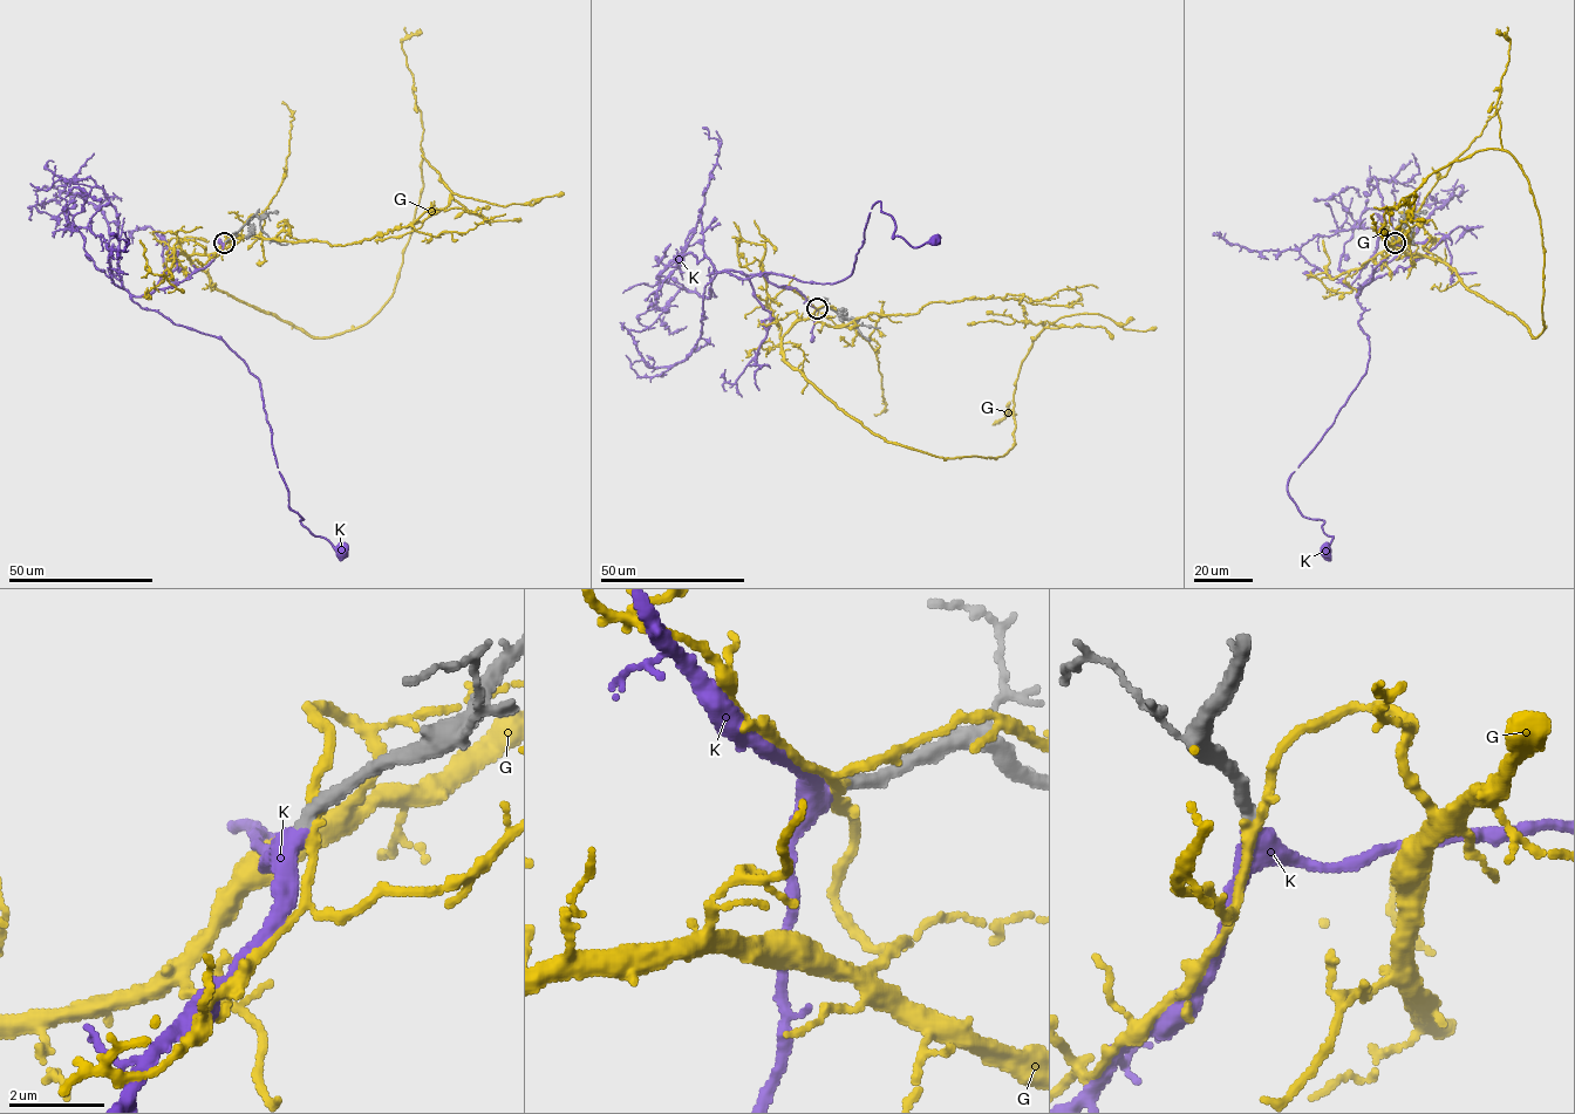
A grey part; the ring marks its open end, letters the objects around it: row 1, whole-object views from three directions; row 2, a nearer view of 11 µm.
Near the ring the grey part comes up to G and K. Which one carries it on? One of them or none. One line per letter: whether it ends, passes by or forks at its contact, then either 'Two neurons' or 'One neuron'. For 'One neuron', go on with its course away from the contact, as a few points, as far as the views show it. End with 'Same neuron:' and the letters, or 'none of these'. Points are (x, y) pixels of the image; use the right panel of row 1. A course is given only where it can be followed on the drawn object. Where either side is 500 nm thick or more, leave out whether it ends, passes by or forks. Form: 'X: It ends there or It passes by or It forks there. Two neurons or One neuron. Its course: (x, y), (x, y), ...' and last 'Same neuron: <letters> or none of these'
G: It passes by. Two neurons
K: It passes by. One neuron. Its course: (1395, 243), (1356, 296), (1369, 344), (1365, 374), (1287, 485), (1300, 512), (1323, 520), (1333, 537), (1325, 551)
Same neuron: K

